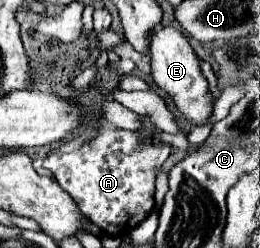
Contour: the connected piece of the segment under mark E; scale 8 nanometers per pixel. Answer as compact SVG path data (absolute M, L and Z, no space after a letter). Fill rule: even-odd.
M163 27L151 37L149 45L149 57L151 57L151 77L157 83L159 89L163 89L171 99L175 109L191 121L193 125L205 123L205 119L211 115L211 95L207 91L207 81L199 71L199 63L195 59L195 53L187 41L187 37L175 29L175 27Z

